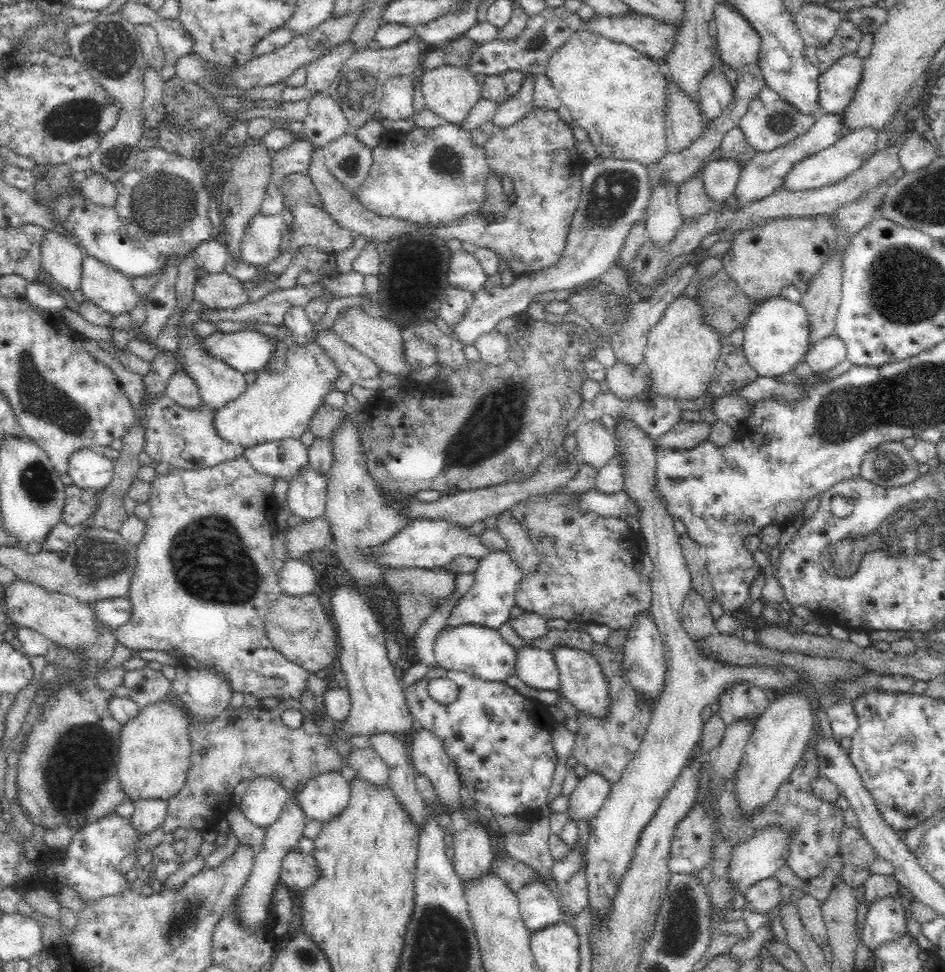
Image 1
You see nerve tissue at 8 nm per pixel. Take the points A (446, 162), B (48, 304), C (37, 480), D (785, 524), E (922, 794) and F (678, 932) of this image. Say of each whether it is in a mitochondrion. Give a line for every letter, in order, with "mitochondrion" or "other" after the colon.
A: mitochondrion
B: other
C: mitochondrion
D: other
E: other
F: mitochondrion

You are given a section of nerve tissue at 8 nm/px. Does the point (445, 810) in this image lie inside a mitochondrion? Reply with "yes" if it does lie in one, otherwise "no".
no

